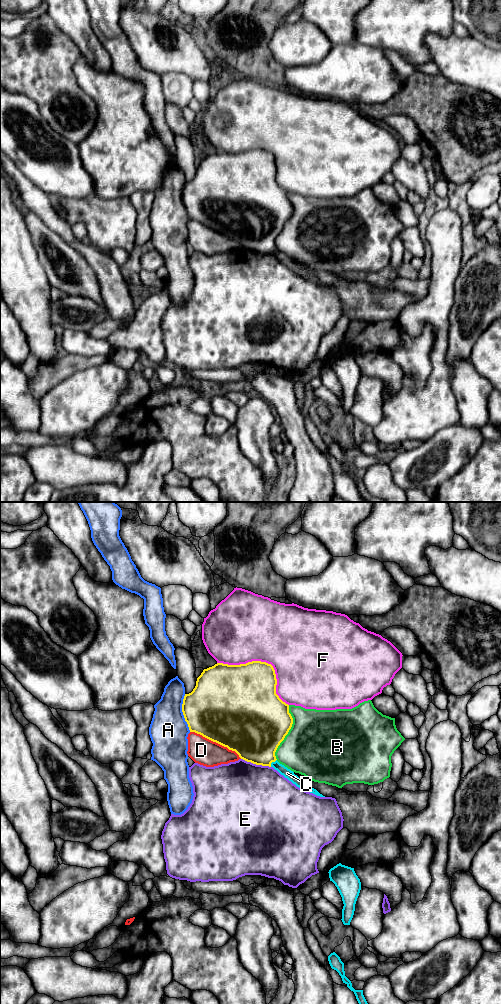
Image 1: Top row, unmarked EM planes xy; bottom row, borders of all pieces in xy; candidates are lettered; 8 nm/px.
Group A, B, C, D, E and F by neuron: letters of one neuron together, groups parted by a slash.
A / B / C / D / E / F

